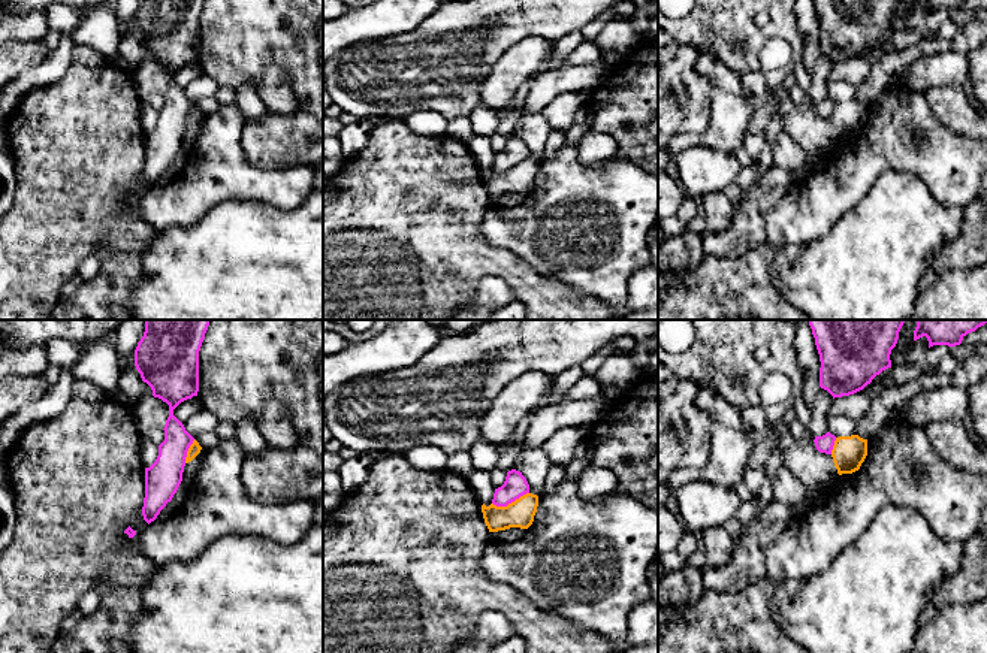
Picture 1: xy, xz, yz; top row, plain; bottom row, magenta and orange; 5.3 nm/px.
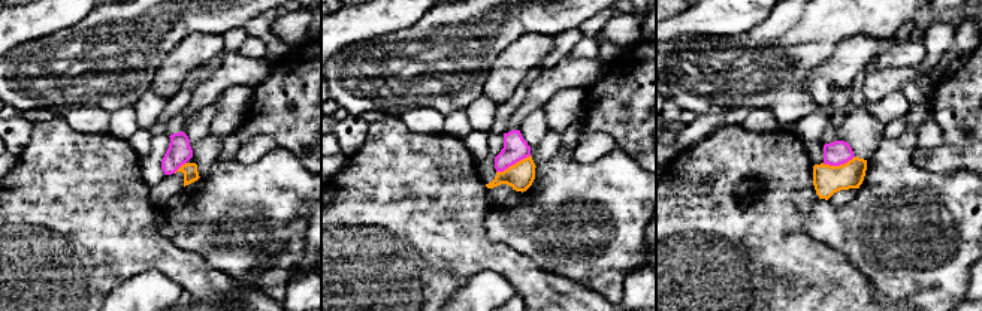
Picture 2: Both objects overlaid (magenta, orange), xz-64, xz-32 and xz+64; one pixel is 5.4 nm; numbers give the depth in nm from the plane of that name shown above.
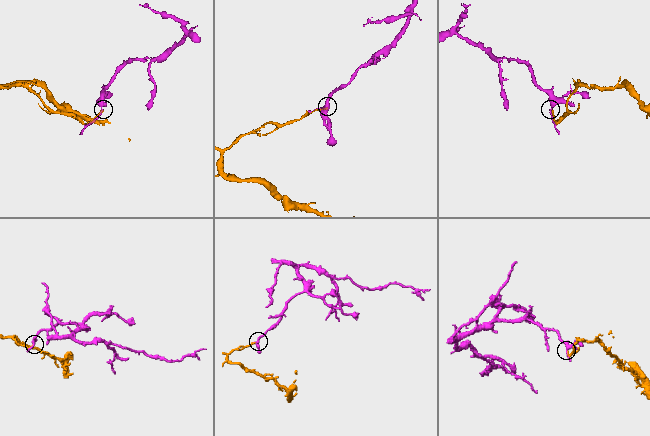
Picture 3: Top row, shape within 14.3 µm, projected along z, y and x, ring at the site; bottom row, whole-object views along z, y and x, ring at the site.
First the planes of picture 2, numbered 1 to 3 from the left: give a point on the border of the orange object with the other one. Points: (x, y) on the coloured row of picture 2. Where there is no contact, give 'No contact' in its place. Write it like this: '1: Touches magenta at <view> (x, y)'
1: Touches magenta at xz-64 (180, 166)
2: Touches magenta at xz-32 (513, 163)
3: Touches magenta at xz+64 (837, 165)

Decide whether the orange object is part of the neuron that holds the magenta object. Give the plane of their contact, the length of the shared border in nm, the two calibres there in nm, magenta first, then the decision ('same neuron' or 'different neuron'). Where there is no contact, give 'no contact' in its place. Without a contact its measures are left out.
xz | 220 nm | 130/150 nm | different neuron

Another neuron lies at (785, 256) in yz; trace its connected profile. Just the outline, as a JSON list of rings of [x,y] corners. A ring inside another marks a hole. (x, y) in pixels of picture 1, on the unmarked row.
[[[782,245],[776,248],[775,260],[769,270],[770,281],[776,288],[782,284],[781,273],[794,264],[802,251],[803,245]]]

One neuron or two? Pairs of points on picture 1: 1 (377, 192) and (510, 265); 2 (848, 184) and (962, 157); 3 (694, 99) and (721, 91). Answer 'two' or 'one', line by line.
1: one
2: one
3: two

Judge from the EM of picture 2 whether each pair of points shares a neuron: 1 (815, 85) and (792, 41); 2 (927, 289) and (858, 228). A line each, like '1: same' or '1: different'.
1: different
2: same

